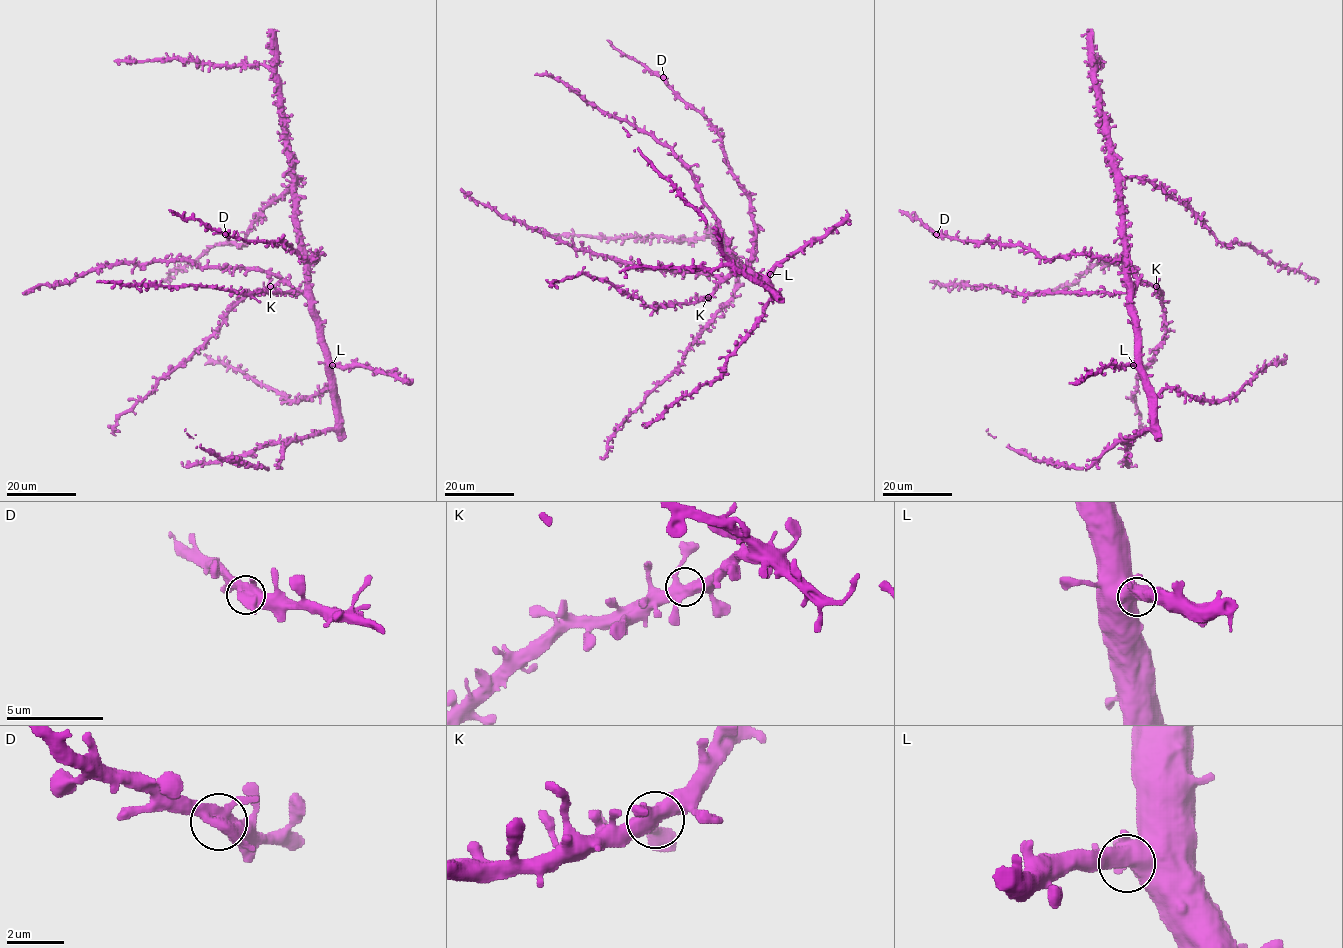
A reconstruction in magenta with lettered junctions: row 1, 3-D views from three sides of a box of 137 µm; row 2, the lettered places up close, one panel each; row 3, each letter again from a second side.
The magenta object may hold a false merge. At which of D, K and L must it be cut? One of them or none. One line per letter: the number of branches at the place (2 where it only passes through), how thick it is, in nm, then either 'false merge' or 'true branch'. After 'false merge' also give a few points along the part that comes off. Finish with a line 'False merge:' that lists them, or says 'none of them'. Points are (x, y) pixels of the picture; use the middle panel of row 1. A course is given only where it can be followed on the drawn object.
D: 4 branches meet; 480 nm thick; true branch
K: 4 branches meet; 460 nm thick; true branch
L: 4 branches meet; 500 nm thick; true branch
False merge: none of them

